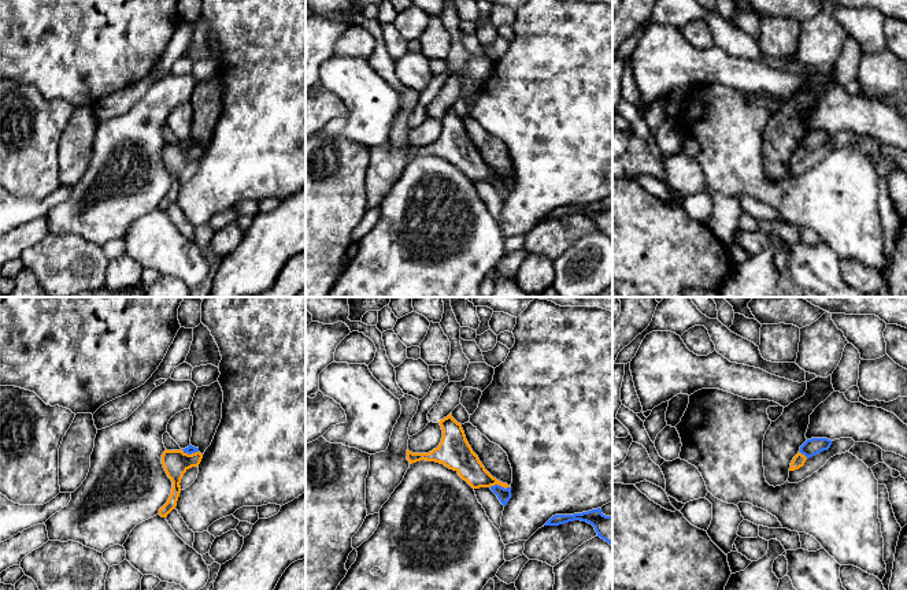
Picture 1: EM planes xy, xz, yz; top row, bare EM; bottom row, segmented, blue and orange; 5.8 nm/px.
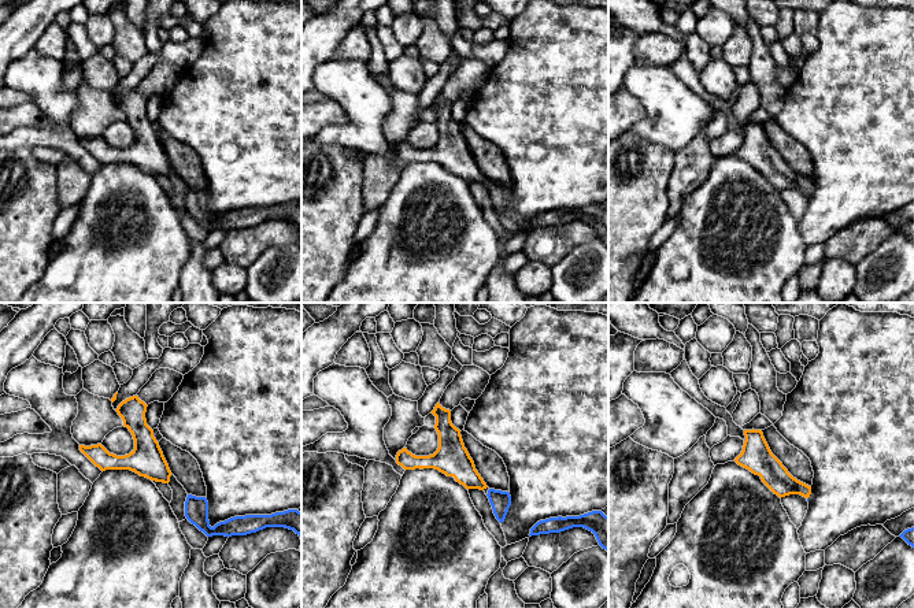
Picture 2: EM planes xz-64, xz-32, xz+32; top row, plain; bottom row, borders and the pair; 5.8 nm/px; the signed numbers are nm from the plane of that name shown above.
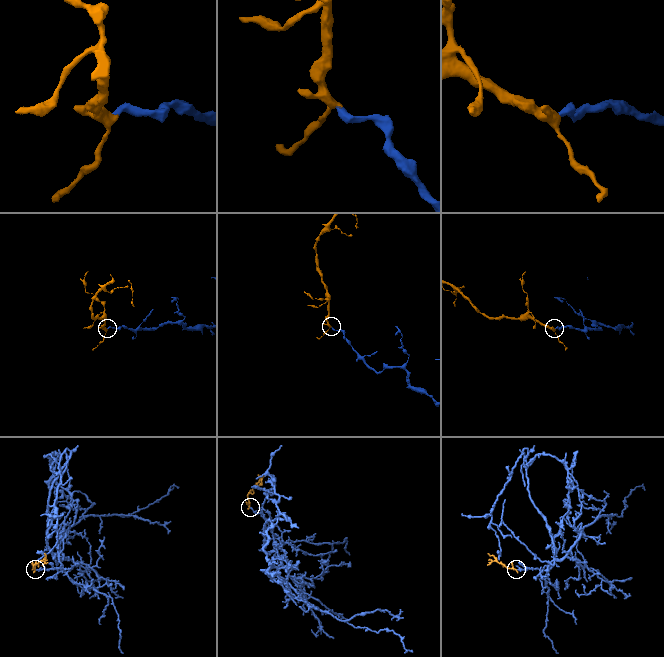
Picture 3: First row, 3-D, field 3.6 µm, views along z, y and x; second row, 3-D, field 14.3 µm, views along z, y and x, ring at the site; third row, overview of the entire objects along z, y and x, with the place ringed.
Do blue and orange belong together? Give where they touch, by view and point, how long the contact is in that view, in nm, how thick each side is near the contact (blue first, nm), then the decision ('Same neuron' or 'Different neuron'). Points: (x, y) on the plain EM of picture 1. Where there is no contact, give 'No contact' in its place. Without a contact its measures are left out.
Touches blue at xz (498, 178). Shared border 120 nm. Thickness 80 nm (blue) against 150 nm. Same neuron

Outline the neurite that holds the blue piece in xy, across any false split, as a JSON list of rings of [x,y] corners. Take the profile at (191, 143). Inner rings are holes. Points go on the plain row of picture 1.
[[[189,138],[181,144],[164,144],[162,148],[162,157],[167,167],[167,170],[173,175],[171,188],[167,196],[159,203],[159,208],[162,211],[167,211],[167,208],[177,200],[177,194],[181,186],[181,172],[184,167],[192,162],[199,160],[203,148],[199,145],[199,141]]]

